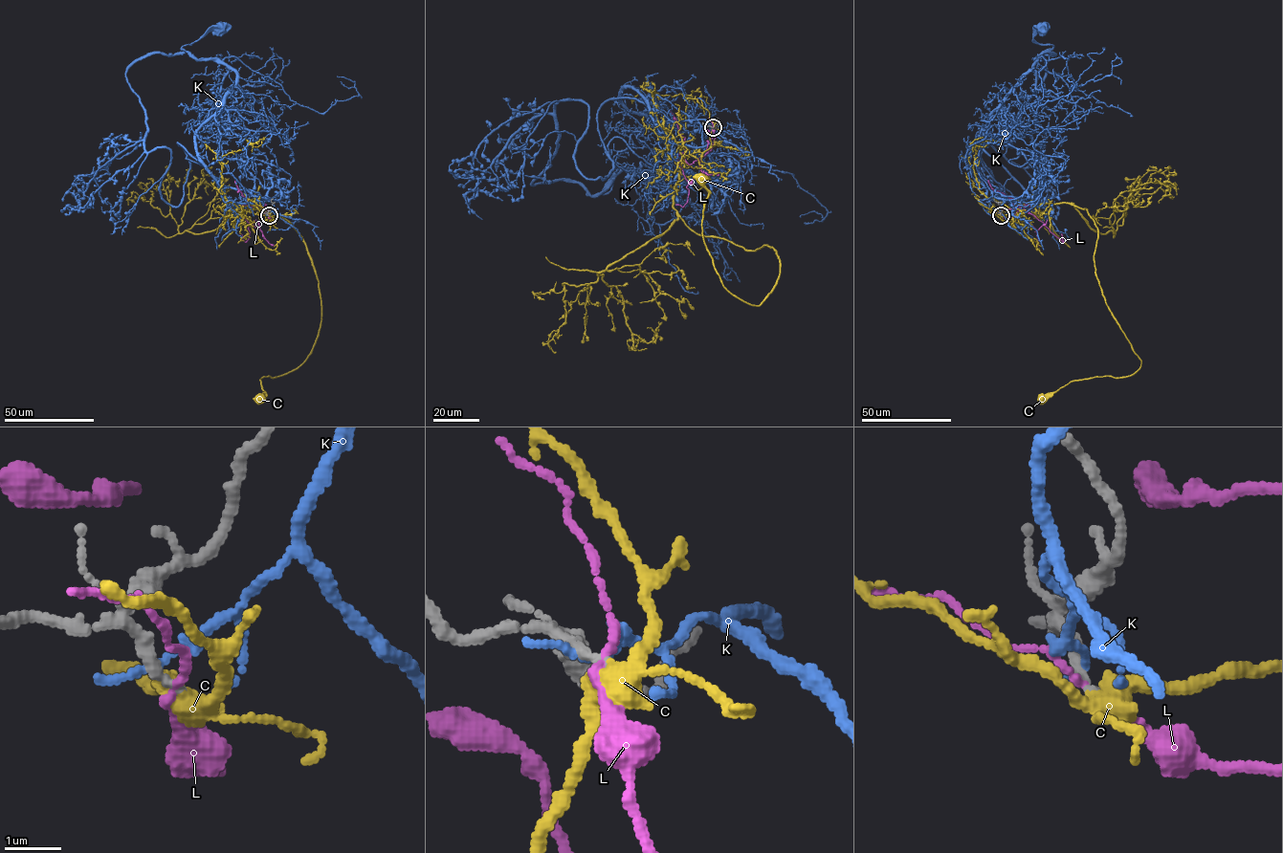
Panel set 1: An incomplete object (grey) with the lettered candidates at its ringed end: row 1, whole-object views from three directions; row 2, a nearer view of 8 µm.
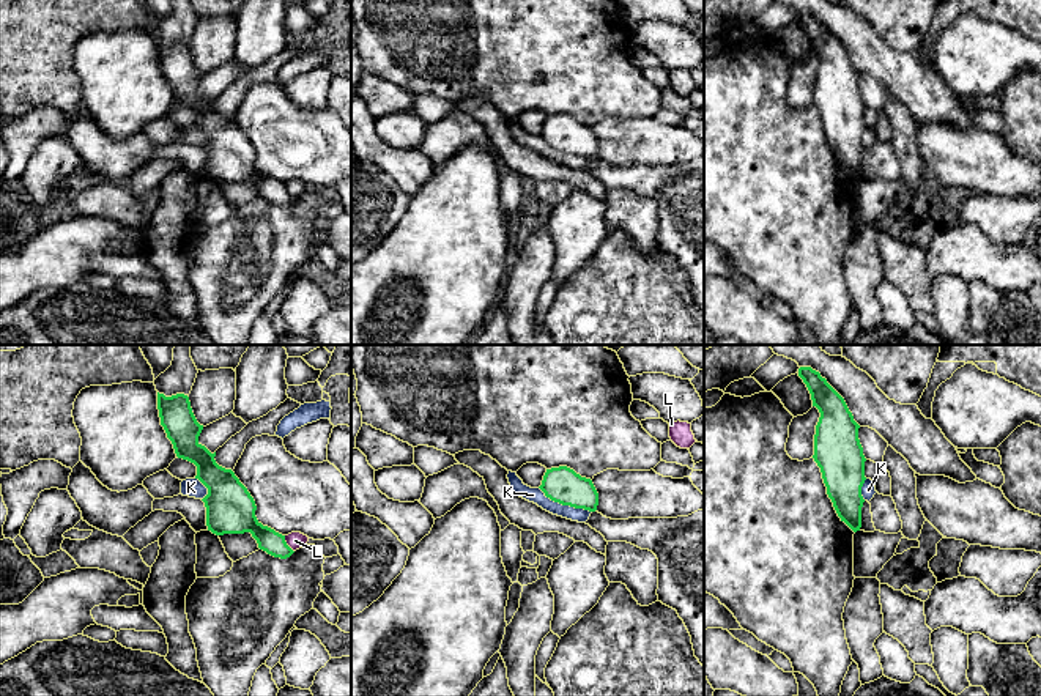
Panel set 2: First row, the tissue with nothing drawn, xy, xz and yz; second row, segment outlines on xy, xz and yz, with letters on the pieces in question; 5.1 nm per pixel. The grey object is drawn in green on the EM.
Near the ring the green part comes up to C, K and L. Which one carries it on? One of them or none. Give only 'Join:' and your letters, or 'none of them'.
Join: C

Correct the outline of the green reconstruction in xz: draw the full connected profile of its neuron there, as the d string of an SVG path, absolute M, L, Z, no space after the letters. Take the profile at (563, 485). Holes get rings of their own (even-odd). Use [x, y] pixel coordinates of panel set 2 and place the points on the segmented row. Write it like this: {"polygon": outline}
{"polygon": "M567 466L546 469L539 487L546 498L562 505L595 512L598 493L591 479L581 477Z"}

